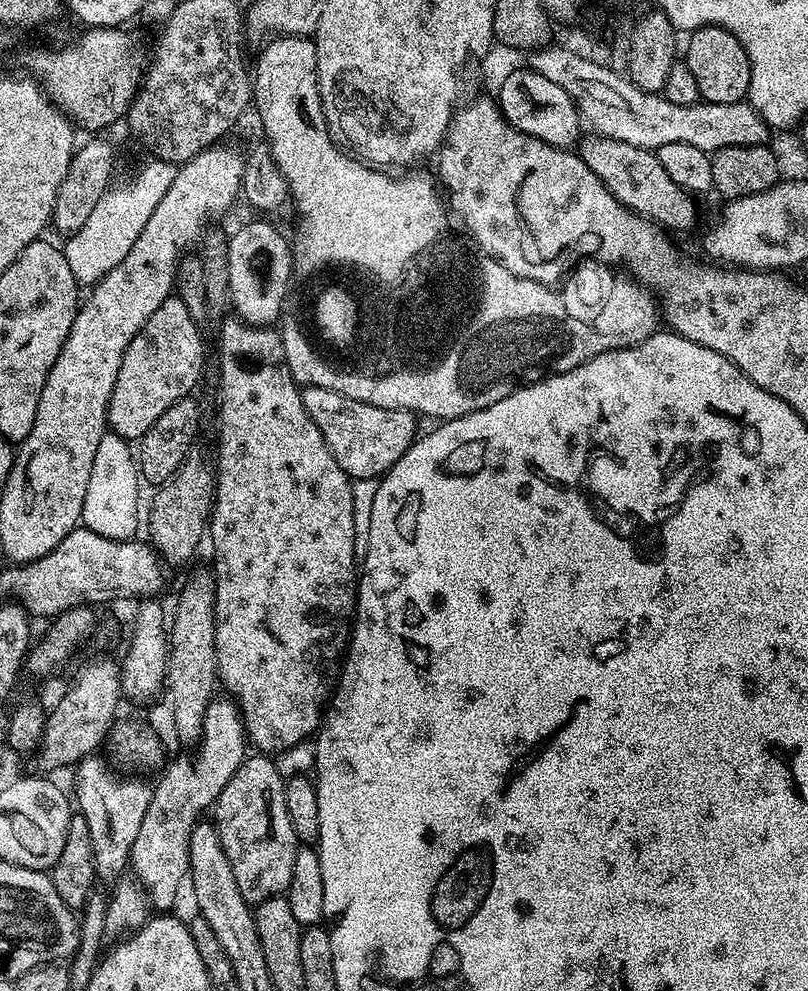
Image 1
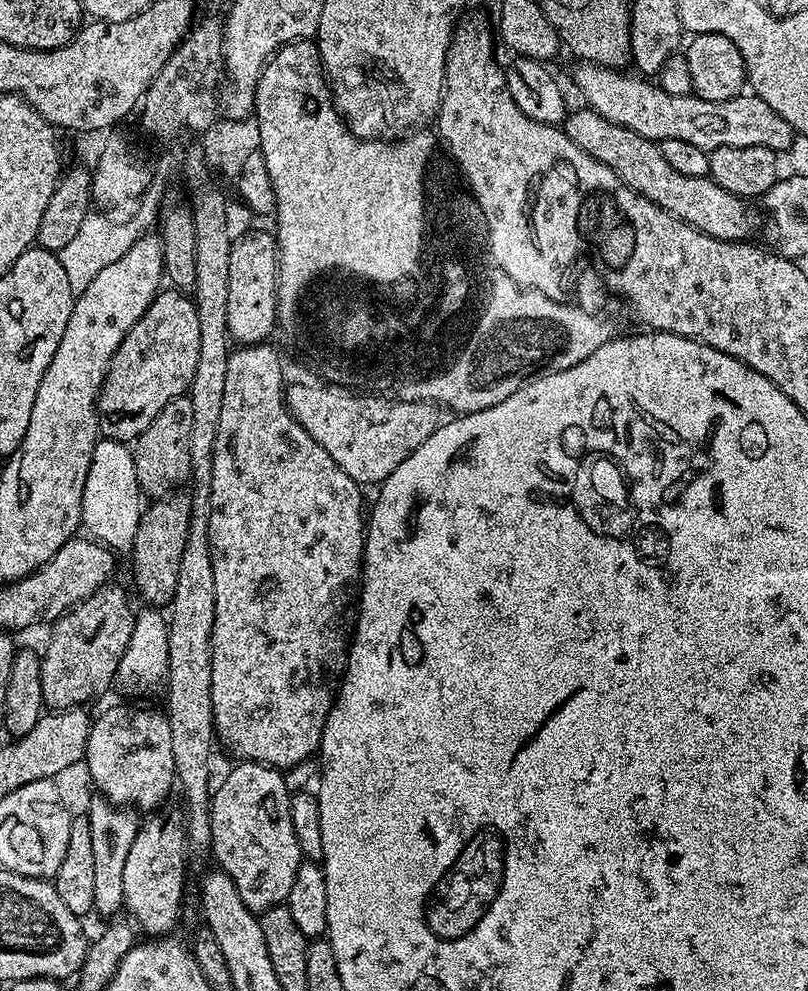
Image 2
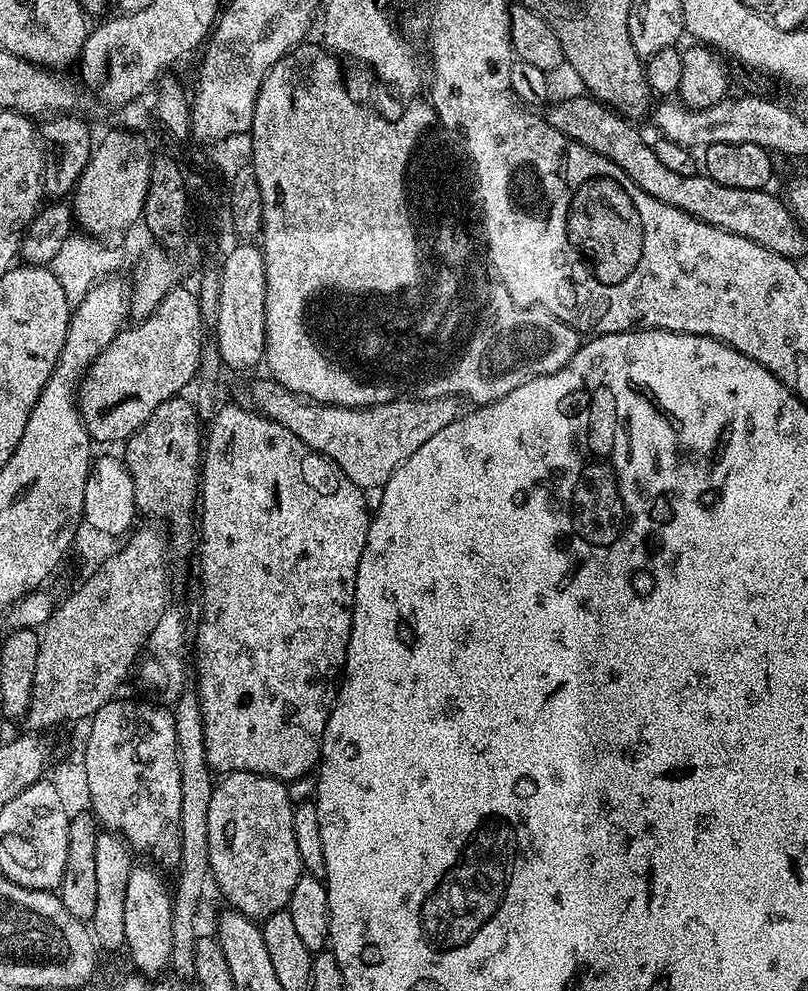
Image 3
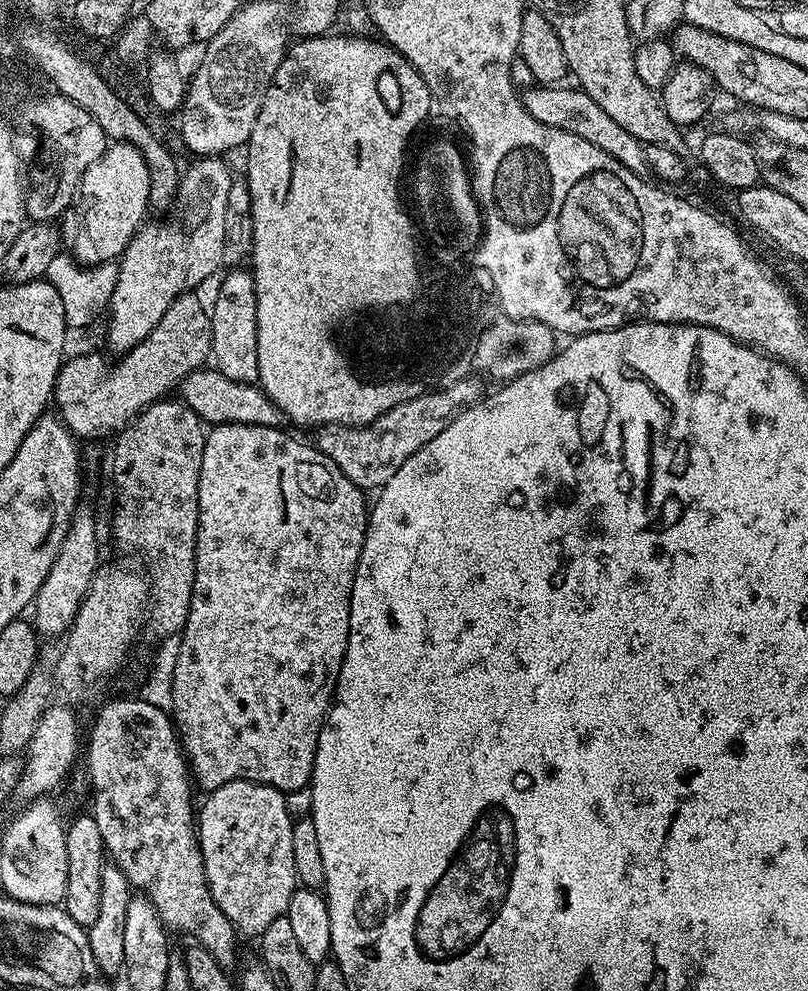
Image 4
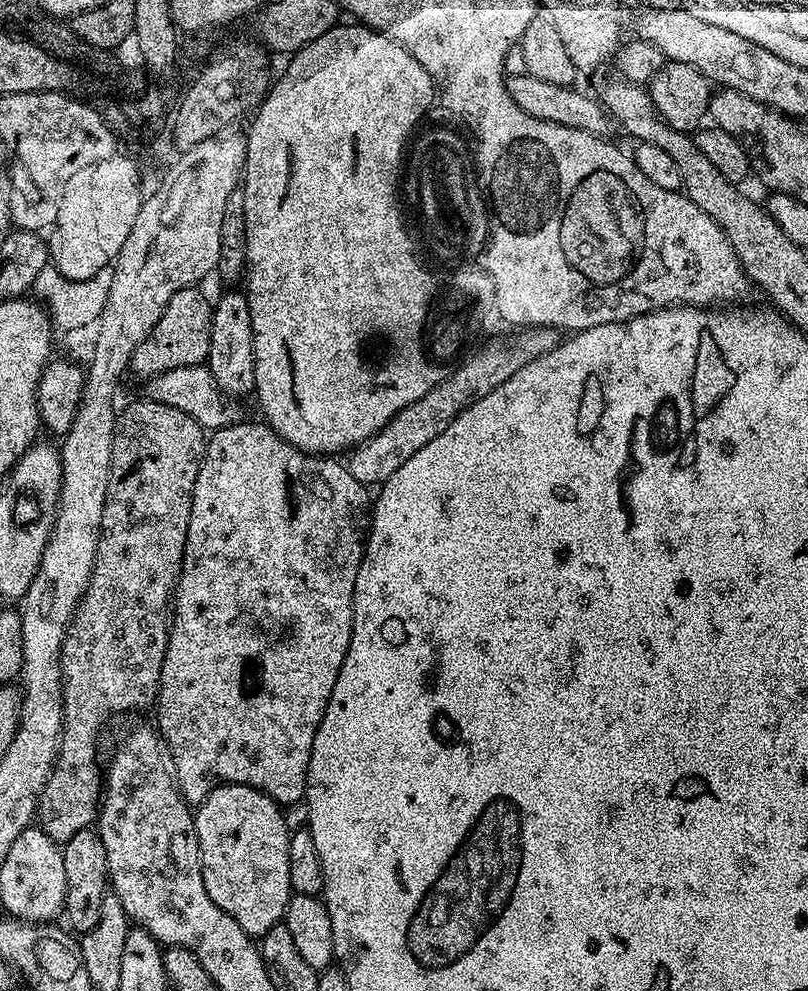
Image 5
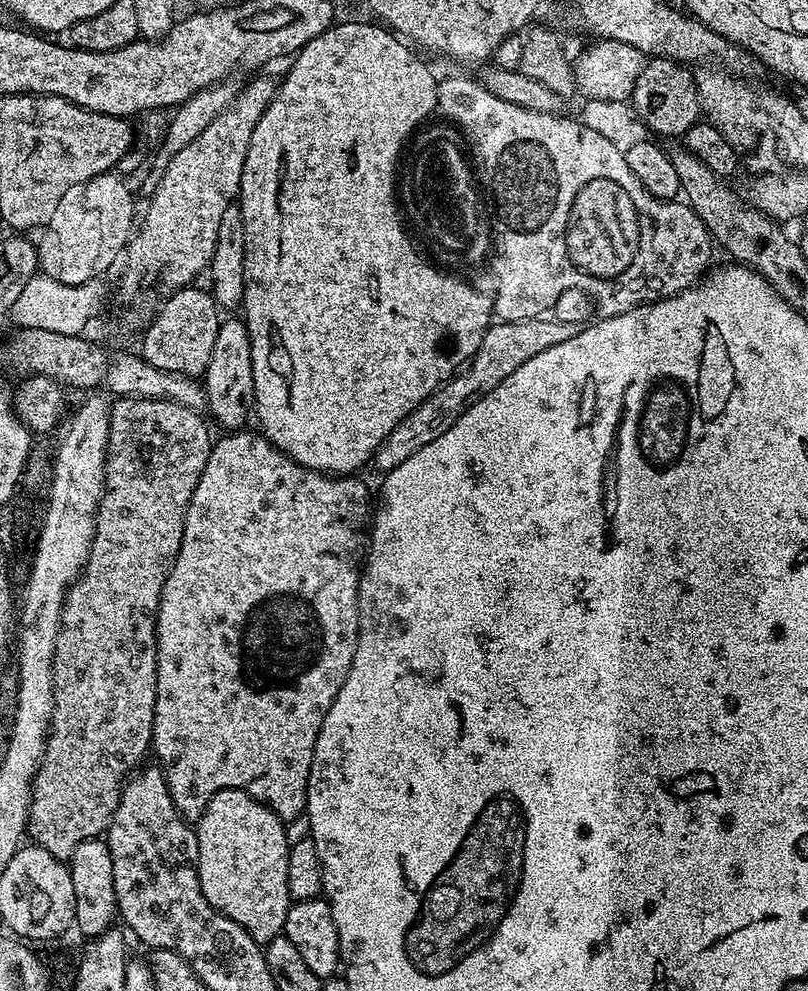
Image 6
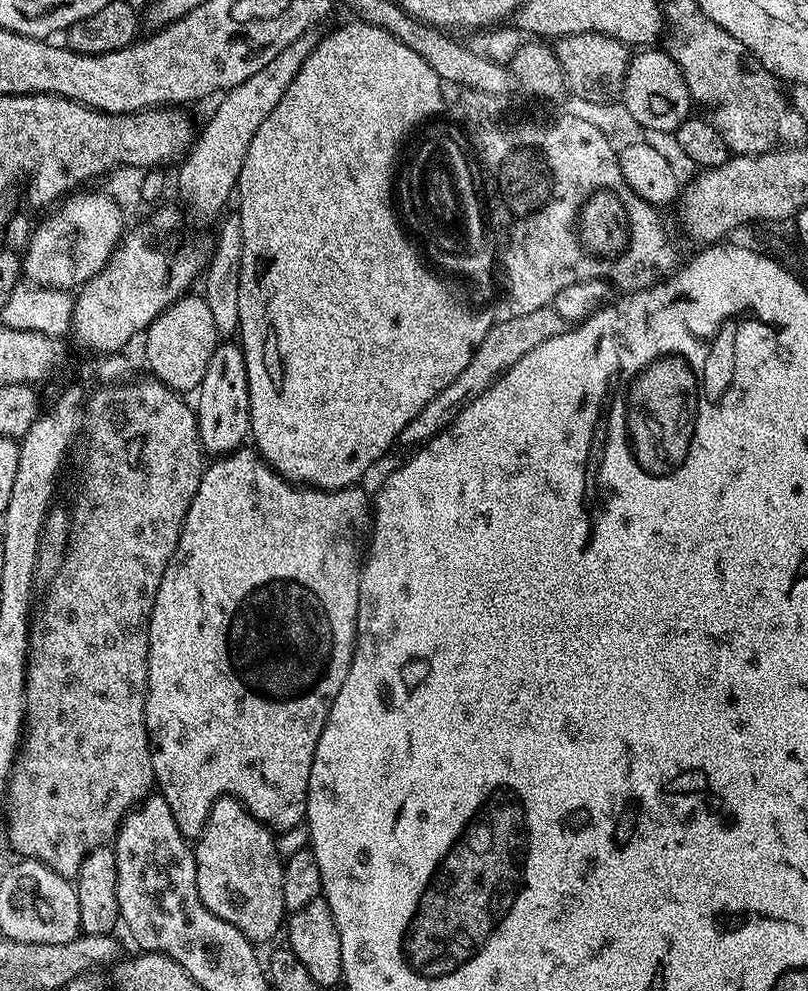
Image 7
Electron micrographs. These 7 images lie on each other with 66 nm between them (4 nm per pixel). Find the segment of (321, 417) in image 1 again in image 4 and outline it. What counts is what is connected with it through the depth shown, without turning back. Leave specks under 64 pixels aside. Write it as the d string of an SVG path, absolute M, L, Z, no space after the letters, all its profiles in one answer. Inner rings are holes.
M205 366L196 368L185 380L178 385L179 399L194 414L198 414L205 425L215 426L218 424L257 424L258 426L270 426L279 428L282 424L282 413L265 394L263 388L256 384L243 384L237 380L226 378L215 367ZM469 375L464 380L454 382L445 388L438 388L435 392L427 392L421 396L410 398L394 410L386 410L373 424L358 424L355 426L324 426L314 437L314 443L320 451L325 452L361 490L379 490L384 487L394 474L398 474L398 466L410 458L410 454L418 454L426 442L438 438L458 414L472 408L485 395L483 388L475 375Z

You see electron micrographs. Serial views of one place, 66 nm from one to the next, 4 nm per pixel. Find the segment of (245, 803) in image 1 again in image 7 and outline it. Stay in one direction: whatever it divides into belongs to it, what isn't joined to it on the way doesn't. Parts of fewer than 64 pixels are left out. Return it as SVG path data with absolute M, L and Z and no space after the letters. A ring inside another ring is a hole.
M220 796L194 844L198 898L210 914L230 922L257 945L281 935L286 924L282 902L284 860L276 849L276 836L233 796Z

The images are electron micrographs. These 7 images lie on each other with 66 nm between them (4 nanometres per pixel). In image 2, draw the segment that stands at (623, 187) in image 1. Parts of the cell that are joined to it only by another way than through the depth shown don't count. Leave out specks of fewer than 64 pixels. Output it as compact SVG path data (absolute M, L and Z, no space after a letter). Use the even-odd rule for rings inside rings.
M580 106L577 112L569 111L562 121L562 127L570 142L586 150L590 158L610 166L620 181L630 186L630 190L654 202L676 220L694 226L702 234L719 240L744 242L759 230L762 212L757 205L757 209L752 205L755 203L751 199L722 190L722 186L715 184L708 176L690 178L688 174L678 174L678 170L674 170L674 166L662 158L657 141L642 138L642 134L634 134L634 130L602 118L602 114L587 106Z

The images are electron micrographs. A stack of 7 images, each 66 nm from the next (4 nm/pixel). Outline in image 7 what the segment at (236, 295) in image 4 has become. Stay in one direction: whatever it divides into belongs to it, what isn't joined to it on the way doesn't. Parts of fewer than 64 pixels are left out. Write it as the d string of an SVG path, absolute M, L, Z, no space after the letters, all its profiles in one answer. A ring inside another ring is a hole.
M236 342L217 343L194 396L200 446L209 457L219 458L236 451L250 436L250 394L246 378L246 358Z

